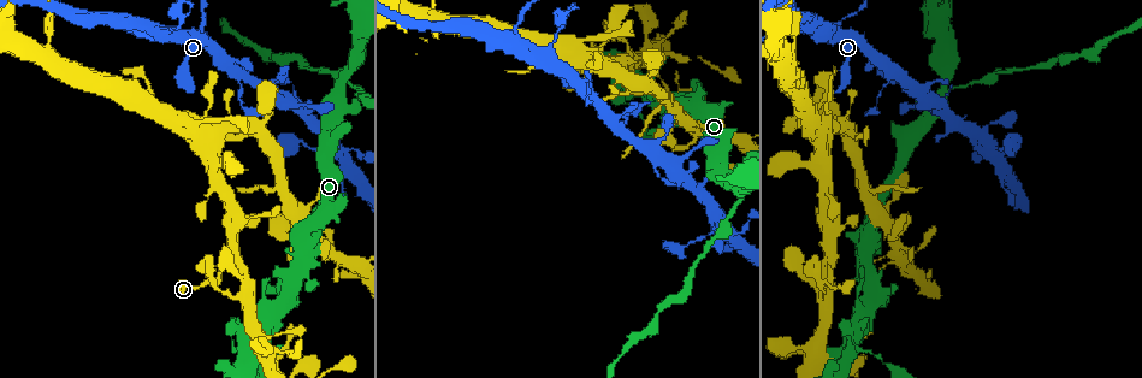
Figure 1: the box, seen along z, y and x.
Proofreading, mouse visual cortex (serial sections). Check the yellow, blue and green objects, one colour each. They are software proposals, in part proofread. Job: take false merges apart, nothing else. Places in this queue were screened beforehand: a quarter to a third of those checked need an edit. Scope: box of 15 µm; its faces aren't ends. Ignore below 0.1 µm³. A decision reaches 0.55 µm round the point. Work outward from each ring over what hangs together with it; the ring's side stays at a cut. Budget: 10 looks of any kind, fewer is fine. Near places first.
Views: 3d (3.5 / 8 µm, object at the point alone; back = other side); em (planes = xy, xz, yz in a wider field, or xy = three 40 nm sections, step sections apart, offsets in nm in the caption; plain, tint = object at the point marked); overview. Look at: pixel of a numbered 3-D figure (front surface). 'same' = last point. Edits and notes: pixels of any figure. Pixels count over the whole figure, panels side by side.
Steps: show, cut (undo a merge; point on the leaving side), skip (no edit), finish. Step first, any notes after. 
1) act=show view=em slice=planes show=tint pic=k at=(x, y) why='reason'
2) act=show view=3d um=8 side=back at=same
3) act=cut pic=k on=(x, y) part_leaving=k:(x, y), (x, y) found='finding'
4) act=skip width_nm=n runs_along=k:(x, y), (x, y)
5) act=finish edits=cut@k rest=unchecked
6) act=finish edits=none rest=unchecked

act=show view=3d um=8 pic=1 at=(830, 257) why='sharp bend'

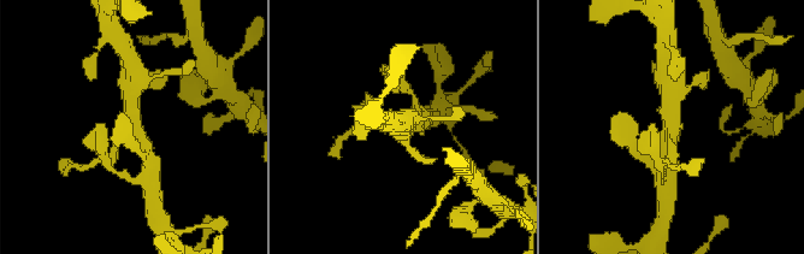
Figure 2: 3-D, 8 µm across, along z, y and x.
act=show view=3d um=3.5 pic=2 at=(670, 130)

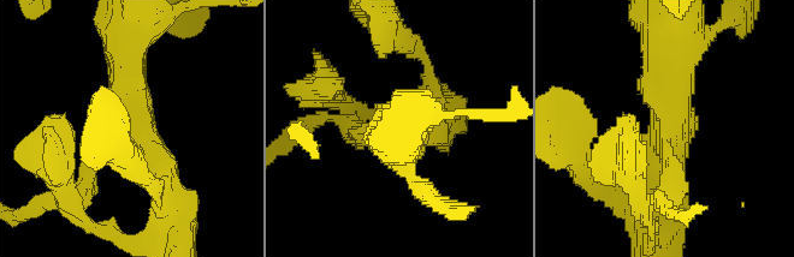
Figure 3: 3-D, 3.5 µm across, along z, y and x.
act=show view=em slice=xy step=5 show=tint pic=3 at=(674, 128) arms=3 arm_widths_nm=200,450,500

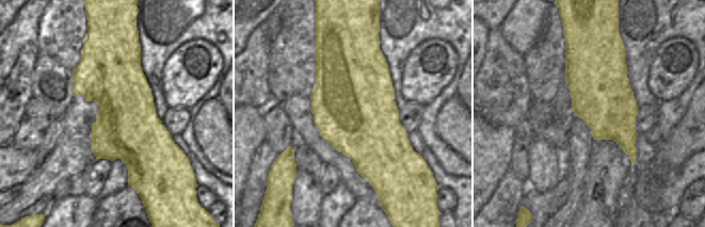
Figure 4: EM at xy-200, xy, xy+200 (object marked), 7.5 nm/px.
act=skip width_nm=650 runs_along=3:(84, 189), (125, 126), (125, 41) found='continuous, no second cell'

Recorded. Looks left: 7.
act=show view=3d um=3.5 pic=1 at=(854, 346) why='thick turns thin'

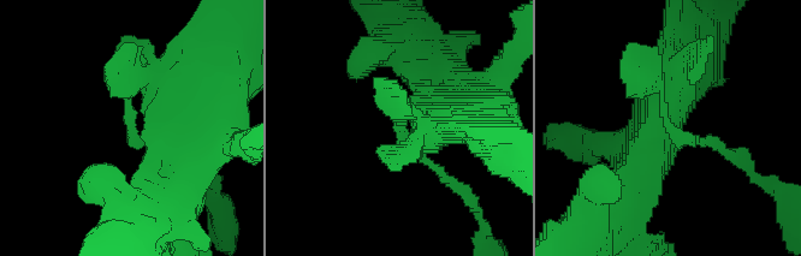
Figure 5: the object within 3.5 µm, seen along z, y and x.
act=show view=em slice=xy step=2 show=tint pic=5 at=(674, 130) arm_widths_nm=150,600 why='now the EM'

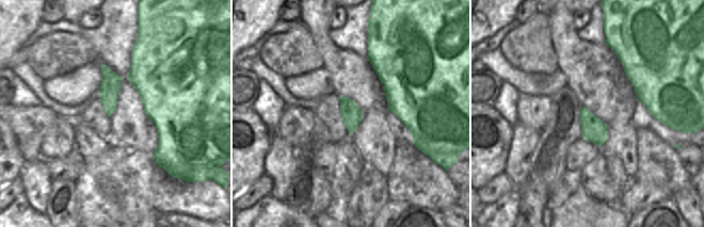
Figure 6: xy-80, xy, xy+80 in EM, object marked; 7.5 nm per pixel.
act=cut pic=5 on=(704, 141) width_nm=150 part_leaving=5:(670, 125), (743, 162) found='a second cell is stuck on'

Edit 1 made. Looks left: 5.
act=show view=3d um=8 side=back pic=1 at=(571, 62) why='calibre changes'

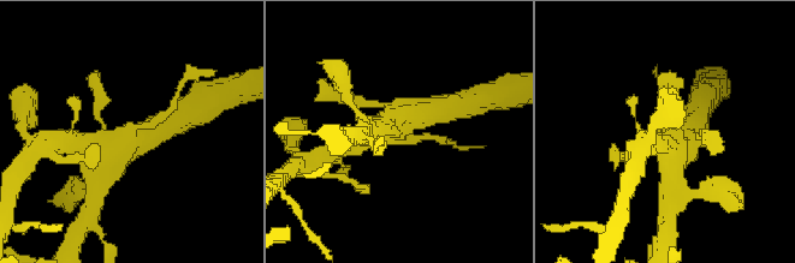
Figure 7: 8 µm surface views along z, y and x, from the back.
act=show view=3d um=3.5 pic=7 at=(127, 131) why='closer look'

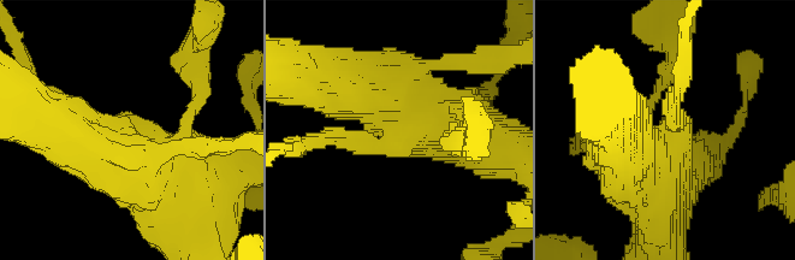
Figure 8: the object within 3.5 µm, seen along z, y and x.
act=show view=em slice=xy step=1 show=tint pic=8 at=(399, 139) why='shape alone is not enough'

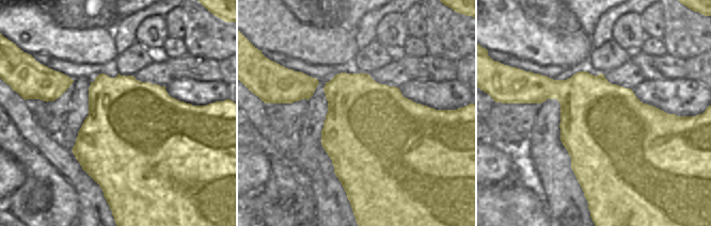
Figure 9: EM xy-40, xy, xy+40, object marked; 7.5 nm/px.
act=cut pic=8 on=(340, 134) part_leaving=8:(375, 147), (324, 137), (298, 149) found='a second cell is stuck on'

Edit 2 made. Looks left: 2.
act=finish edits=cut@5,cut@8 rest=unchecked

